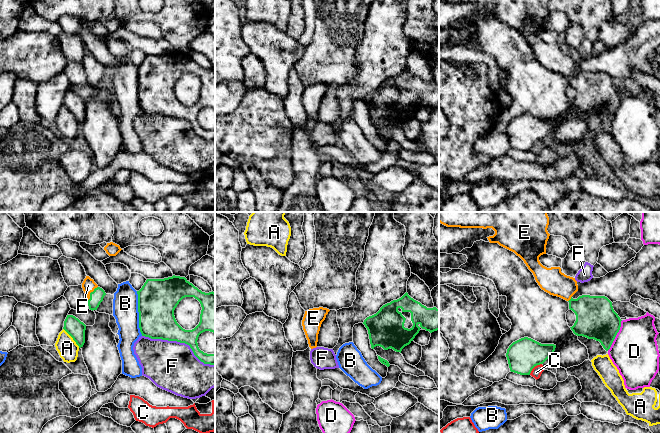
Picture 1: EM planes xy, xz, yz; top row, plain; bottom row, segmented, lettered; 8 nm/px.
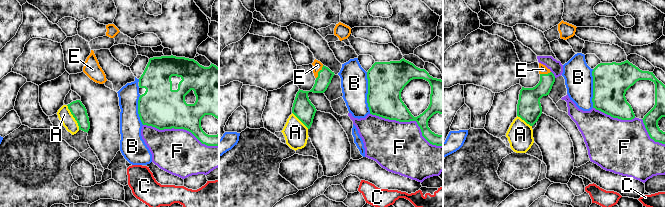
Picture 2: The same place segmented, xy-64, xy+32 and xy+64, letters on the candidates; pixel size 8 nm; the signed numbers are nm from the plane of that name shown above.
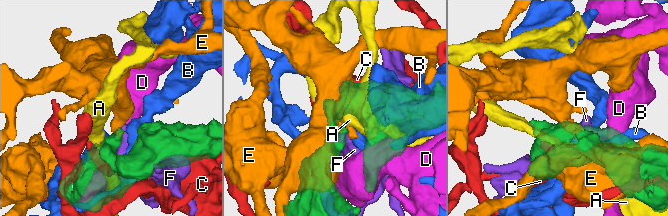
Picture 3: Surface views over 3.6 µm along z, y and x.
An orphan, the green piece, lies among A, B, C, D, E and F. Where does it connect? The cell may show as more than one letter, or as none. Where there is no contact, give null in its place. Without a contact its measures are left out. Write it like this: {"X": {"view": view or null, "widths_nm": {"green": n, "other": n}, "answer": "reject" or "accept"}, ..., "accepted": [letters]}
{"A": {"view": "xy", "widths_nm": {"green": 150, "other": 160}, "answer": "reject"}, "B": {"view": "xy", "widths_nm": {"green": 320, "other": 200}, "answer": "reject"}, "C": {"view": "yz", "widths_nm": {"green": 260, "other": 90}, "answer": "reject"}, "D": {"view": "yz", "widths_nm": {"green": 320, "other": 380}, "answer": "reject"}, "E": {"view": "xy", "widths_nm": {"green": 110, "other": 110}, "answer": "accept"}, "F": {"view": "xy", "widths_nm": {"green": 280, "other": 400}, "answer": "reject"}, "accepted": ["E"]}

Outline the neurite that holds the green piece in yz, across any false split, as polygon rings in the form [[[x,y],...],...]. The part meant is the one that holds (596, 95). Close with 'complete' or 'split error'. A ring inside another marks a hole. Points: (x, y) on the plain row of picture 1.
[[[443,0],[447,3],[460,3],[460,4],[492,4],[495,7],[493,12],[487,13],[490,19],[498,19],[500,22],[514,28],[519,32],[528,45],[533,49],[536,58],[542,66],[549,69],[550,71],[560,73],[569,78],[569,85],[572,86],[576,91],[576,97],[571,104],[573,109],[577,112],[583,112],[588,115],[594,115],[599,117],[603,124],[608,127],[620,106],[621,95],[618,90],[614,87],[612,78],[605,72],[590,72],[582,71],[577,75],[573,75],[572,72],[578,67],[578,61],[575,54],[565,51],[561,48],[560,43],[551,43],[547,44],[543,42],[539,33],[543,30],[546,30],[546,21],[549,15],[550,10],[547,7],[549,0]]]; split error

